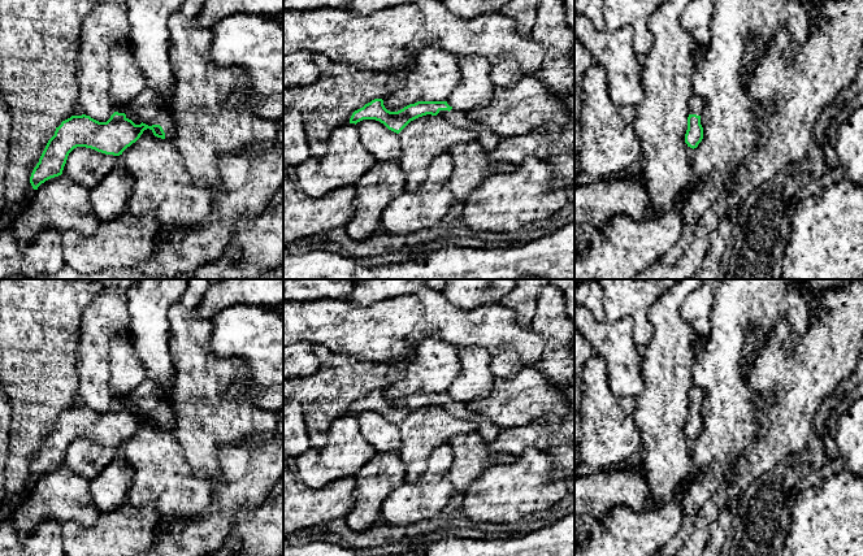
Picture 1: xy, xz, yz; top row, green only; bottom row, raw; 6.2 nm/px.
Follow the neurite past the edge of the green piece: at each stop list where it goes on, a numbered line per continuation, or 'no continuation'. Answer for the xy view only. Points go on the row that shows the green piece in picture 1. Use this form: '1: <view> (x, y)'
1: xy (147, 107)
2: xy (5, 217)

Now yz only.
1: yz (697, 103)

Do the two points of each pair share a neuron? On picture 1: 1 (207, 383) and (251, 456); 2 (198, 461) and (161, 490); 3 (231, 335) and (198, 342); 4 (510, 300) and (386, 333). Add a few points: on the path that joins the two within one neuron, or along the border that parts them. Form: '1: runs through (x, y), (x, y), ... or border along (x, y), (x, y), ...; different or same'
1: border along (269, 439), (226, 443), (220, 450), (217, 460); different
2: border along (177, 439), (191, 469), (212, 487); different
3: border along (211, 320), (211, 352), (217, 359), (231, 360); different
4: border along (499, 303), (508, 307), (521, 325); different

